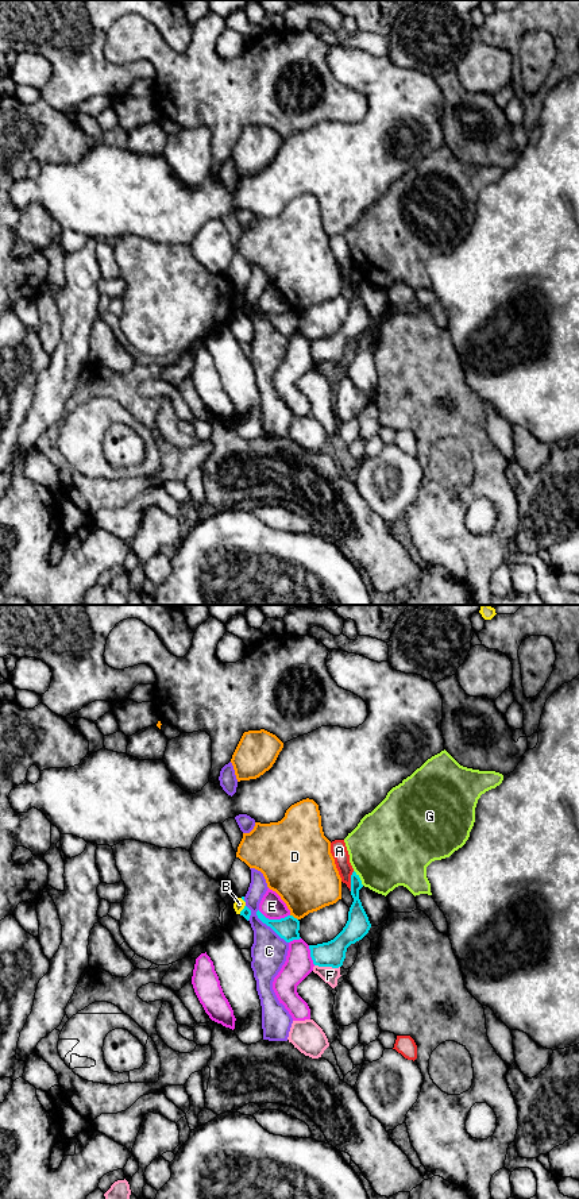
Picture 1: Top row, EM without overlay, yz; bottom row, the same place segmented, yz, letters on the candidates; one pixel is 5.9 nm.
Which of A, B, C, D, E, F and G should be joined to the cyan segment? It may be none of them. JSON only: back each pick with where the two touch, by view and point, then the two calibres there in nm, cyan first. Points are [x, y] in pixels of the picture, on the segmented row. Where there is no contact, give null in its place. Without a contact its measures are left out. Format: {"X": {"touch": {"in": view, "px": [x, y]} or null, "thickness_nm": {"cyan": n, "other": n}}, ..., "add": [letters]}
{"add": []}

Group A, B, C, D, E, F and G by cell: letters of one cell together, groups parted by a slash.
A B / C / D / E / F / G

